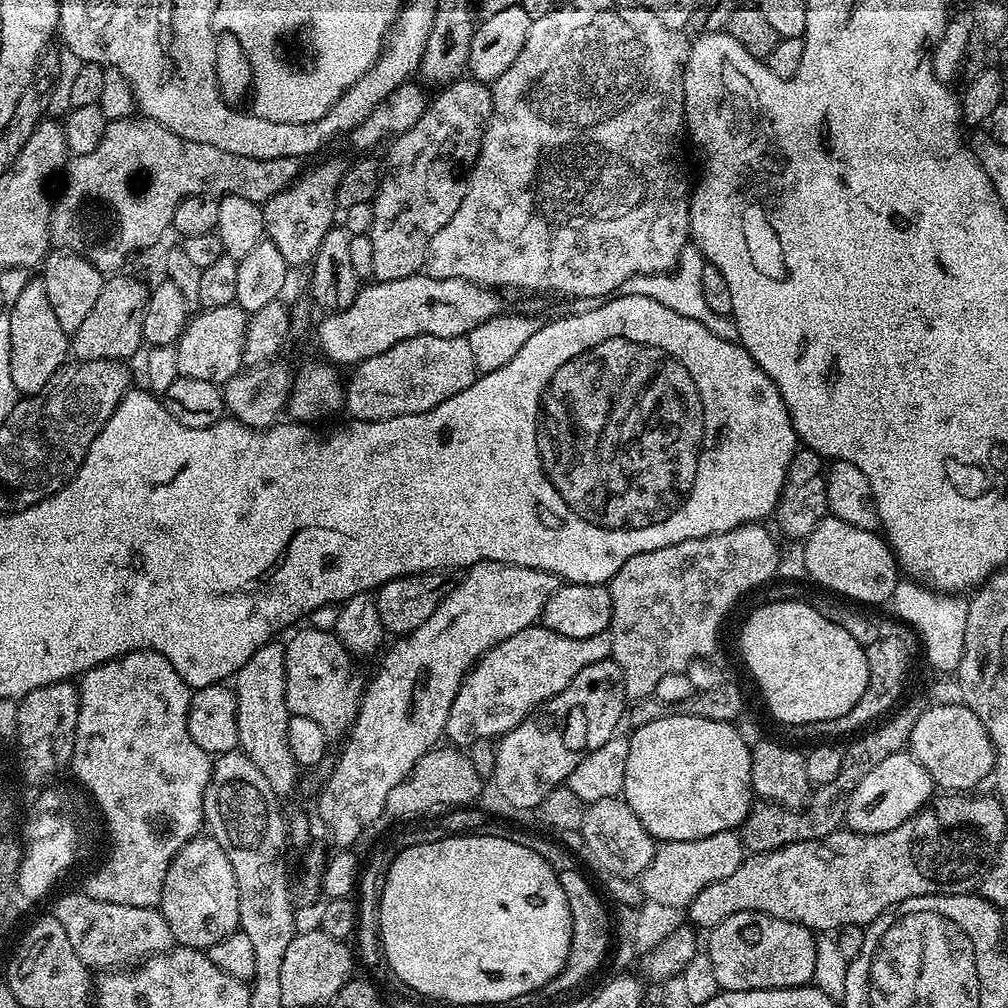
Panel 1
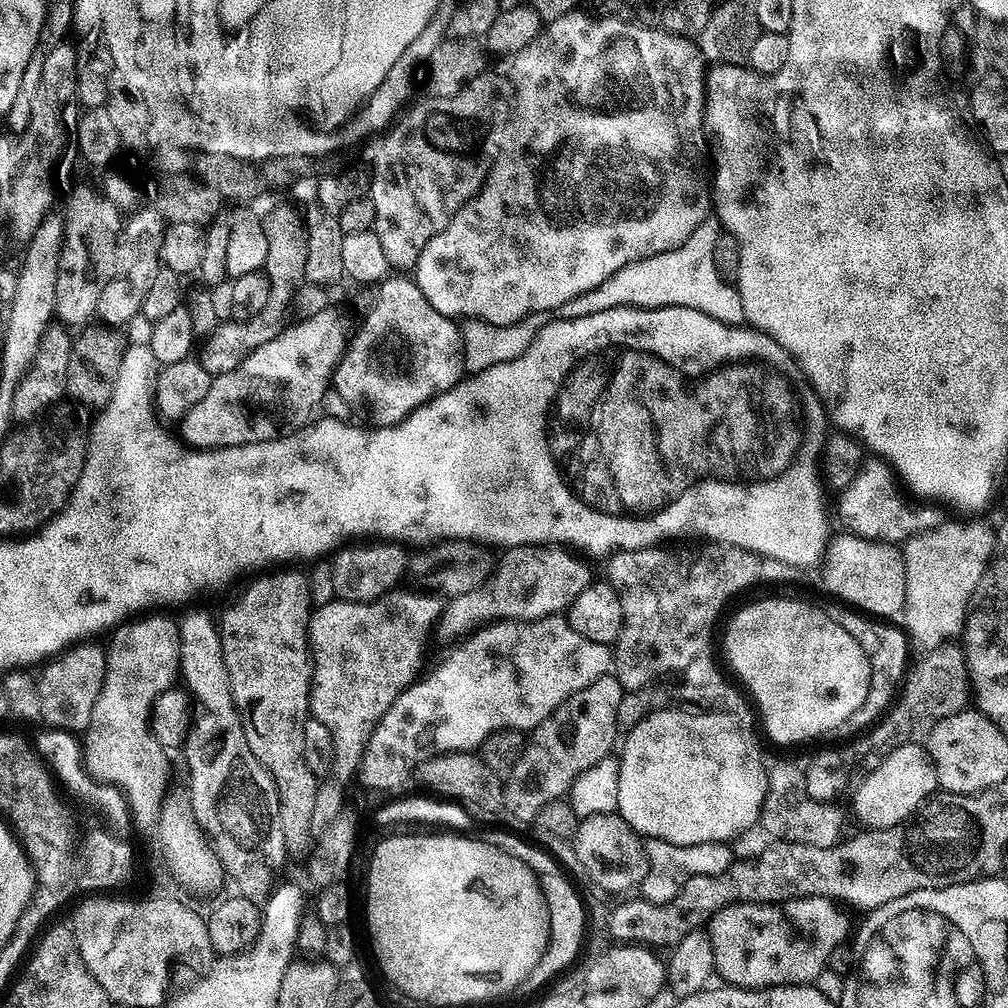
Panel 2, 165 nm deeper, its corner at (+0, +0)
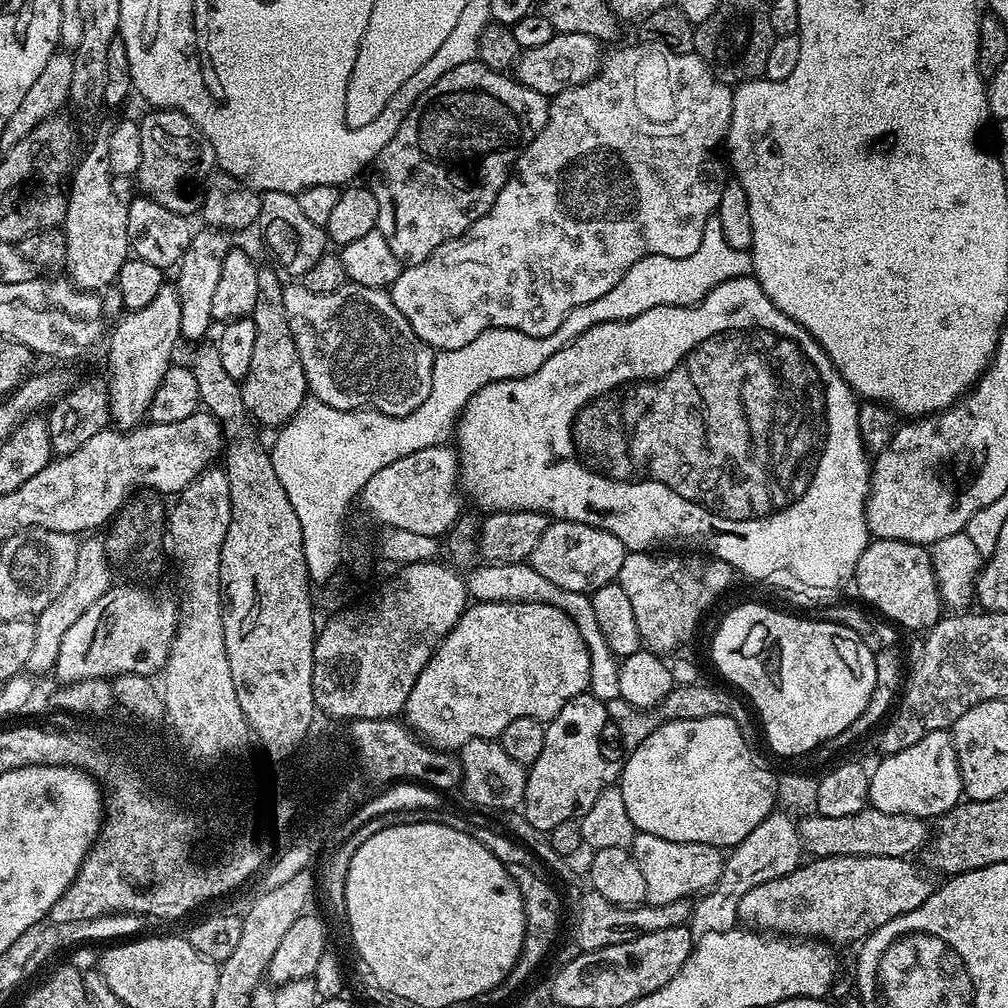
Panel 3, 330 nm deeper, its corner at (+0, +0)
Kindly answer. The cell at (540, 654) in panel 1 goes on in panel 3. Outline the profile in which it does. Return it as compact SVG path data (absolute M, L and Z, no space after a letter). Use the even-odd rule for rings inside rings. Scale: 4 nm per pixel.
M472 602L418 674L402 716L408 728L433 748L458 750L471 740L496 740L514 718L552 720L570 698L589 691L589 682L588 647L582 642L582 634L578 634L578 626L562 610L542 602Z

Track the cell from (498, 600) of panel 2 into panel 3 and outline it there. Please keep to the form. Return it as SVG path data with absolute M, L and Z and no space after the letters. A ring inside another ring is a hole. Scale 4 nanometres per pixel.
M553 519L538 546L534 546L530 563L542 578L550 578L554 586L591 594L619 577L625 555L624 544L614 534L582 522Z

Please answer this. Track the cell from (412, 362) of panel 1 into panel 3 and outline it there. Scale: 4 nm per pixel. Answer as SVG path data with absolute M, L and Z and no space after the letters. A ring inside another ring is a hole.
M288 282L284 284L282 306L286 306L286 322L290 322L290 334L306 374L308 390L315 399L347 412L372 408L391 416L405 416L430 398L436 352L414 334L410 322L394 306L385 289L349 282L330 294L314 294L306 290L303 282Z

